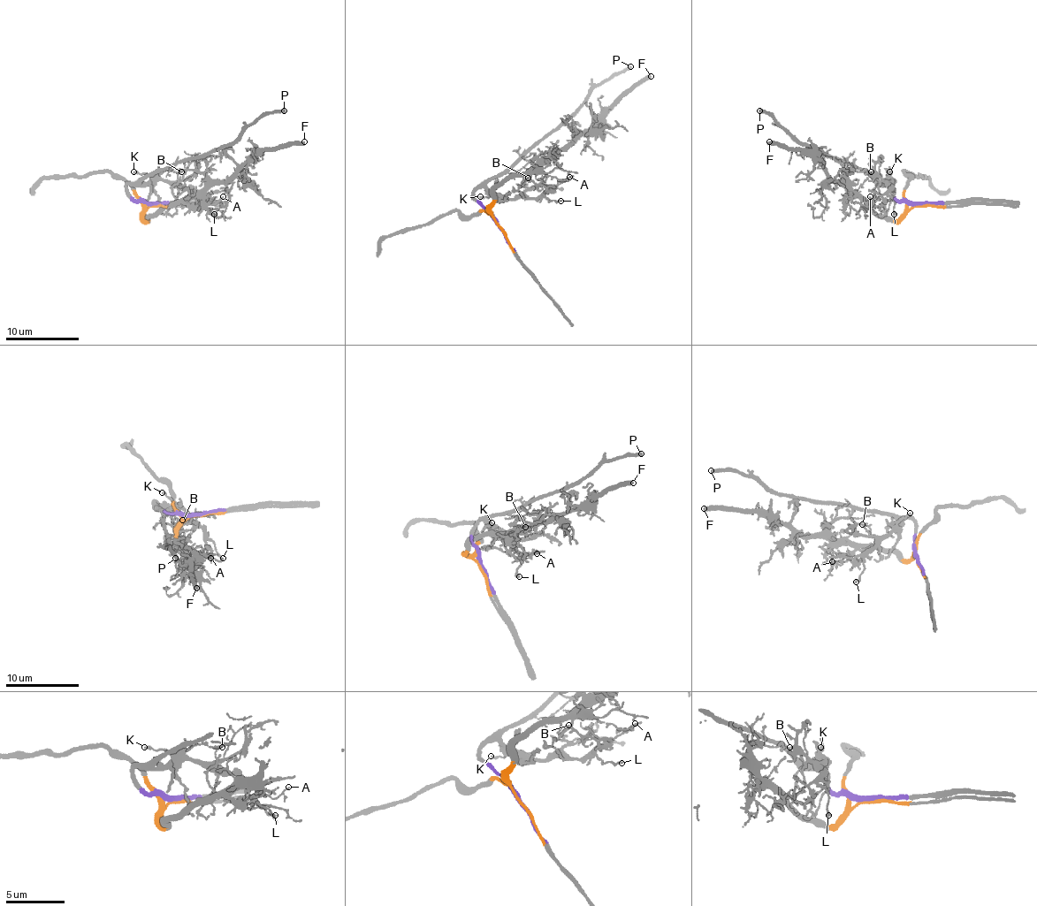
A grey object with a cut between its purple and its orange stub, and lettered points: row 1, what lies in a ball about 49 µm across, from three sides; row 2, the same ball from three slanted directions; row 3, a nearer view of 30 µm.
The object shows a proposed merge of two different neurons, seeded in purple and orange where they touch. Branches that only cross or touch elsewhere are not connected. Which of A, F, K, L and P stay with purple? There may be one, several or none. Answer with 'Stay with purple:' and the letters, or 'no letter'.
Stay with purple: K, L, P

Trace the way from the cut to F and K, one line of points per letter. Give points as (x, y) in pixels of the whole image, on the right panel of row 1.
F: (918, 205), (899, 218), (885, 220), (848, 185), (837, 183), (803, 150), (791, 150), (769, 141)
K: (918, 205), (908, 205), (880, 183), (890, 172)

